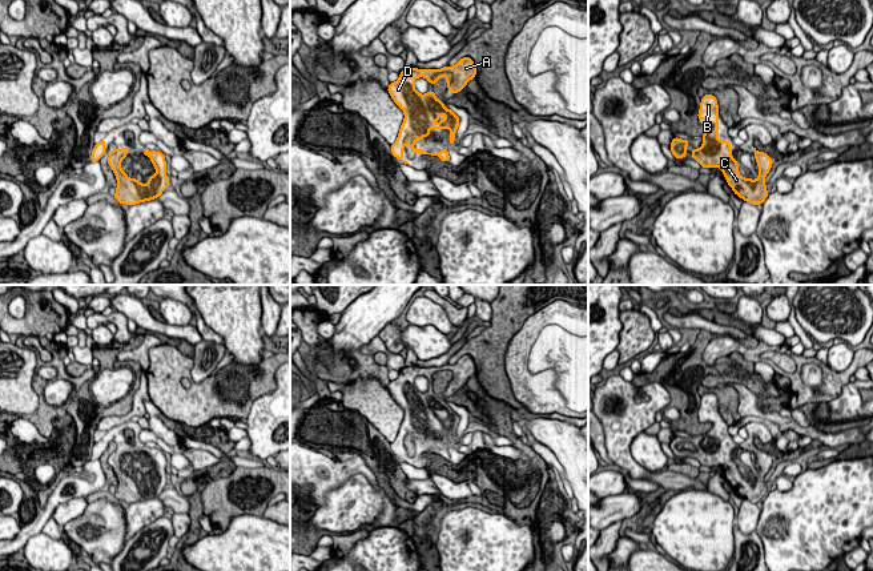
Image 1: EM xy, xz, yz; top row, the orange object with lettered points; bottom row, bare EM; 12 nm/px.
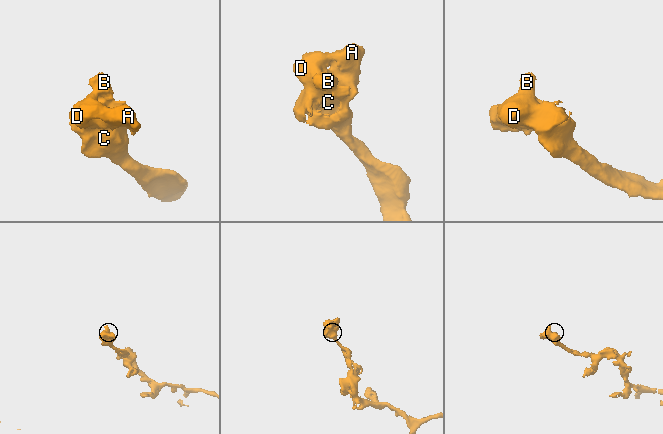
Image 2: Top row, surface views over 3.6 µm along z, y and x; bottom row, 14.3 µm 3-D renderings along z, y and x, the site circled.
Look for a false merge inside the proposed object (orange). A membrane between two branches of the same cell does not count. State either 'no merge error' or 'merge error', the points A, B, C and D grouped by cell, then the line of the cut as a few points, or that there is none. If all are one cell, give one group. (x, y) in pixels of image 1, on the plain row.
no merge error; groups A B C D; cut none

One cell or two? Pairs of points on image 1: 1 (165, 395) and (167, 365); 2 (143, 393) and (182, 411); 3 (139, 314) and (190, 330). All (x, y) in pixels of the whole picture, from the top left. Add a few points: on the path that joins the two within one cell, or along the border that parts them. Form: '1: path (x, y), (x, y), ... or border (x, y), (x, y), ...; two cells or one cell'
1: path (165, 387), (165, 373); one cell
2: border (148, 390), (149, 398); two cells
3: path (152, 325), (177, 330); one cell

